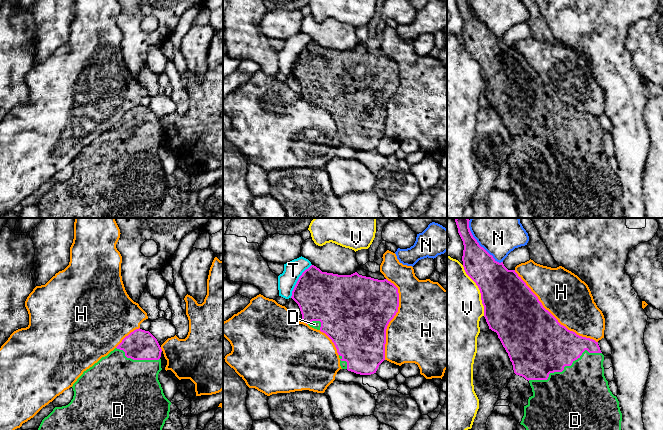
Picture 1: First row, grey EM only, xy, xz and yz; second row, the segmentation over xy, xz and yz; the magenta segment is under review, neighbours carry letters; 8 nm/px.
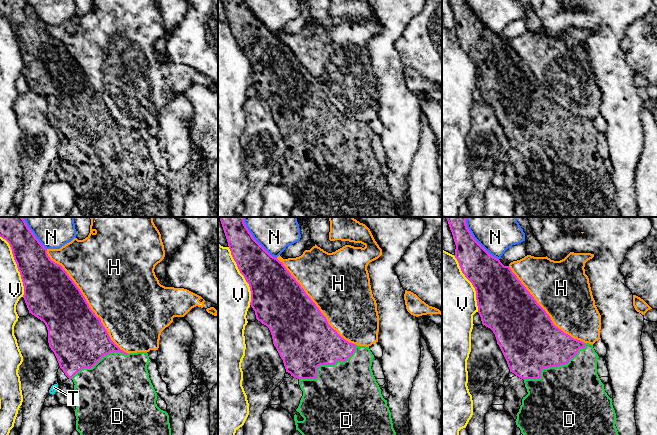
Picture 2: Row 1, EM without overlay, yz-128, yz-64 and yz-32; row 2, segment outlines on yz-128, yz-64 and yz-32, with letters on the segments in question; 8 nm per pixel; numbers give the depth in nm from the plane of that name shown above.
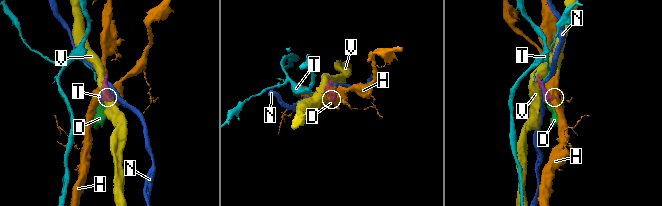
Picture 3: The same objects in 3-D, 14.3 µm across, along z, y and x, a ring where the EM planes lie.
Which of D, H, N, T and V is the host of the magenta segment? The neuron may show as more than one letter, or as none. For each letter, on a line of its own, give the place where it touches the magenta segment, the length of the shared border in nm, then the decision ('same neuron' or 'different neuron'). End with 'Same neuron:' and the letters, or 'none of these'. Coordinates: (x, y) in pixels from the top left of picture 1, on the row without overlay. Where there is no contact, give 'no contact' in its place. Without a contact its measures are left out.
D: yz (563, 144) | 650 nm | same neuron
H: yz (552, 91) | 900 nm | different neuron
N: yz (480, 22) | 420 nm | different neuron
T: xz (297, 57) | 320 nm | different neuron
V: yz (479, 65) | 440 nm | different neuron
Same neuron: D

